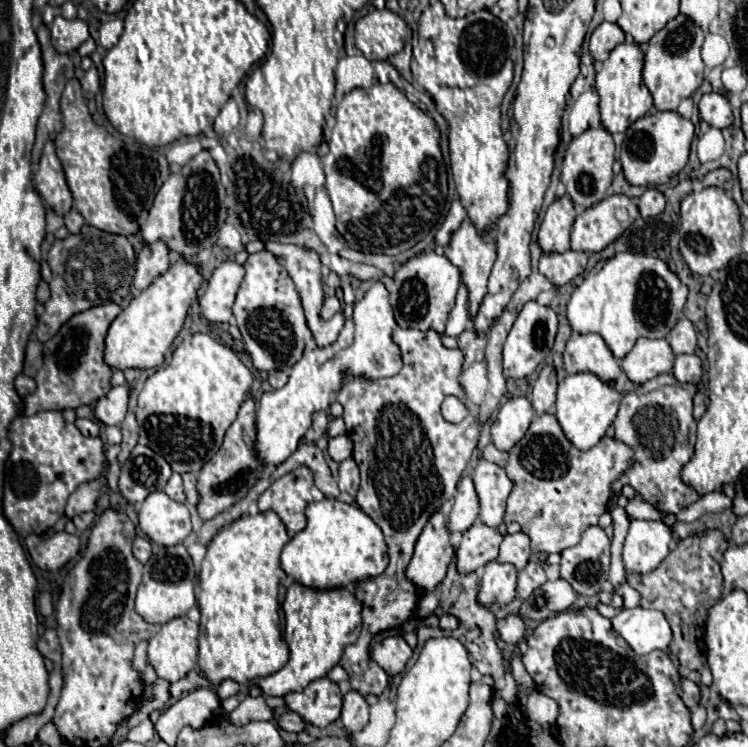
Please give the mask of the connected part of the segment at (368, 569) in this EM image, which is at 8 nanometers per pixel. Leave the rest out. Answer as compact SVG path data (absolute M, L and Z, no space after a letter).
M324 498L306 508L308 524L282 550L282 570L298 584L316 590L346 588L360 580L380 576L388 566L388 546L382 530L360 508Z

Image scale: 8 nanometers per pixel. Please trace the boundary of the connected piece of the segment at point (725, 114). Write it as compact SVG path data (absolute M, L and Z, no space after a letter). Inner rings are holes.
M704 94L698 104L700 116L714 128L728 128L732 124L732 110L724 94Z

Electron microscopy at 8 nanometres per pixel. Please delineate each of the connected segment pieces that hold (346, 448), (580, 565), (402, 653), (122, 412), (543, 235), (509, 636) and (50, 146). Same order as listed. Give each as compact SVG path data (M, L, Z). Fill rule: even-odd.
M342 434L328 440L328 454L334 462L342 462L352 456L352 442L348 434Z
M590 526L582 540L562 552L560 576L584 596L598 594L608 582L610 540L600 526Z
M386 636L372 650L372 658L376 660L376 664L392 676L406 668L410 656L412 656L412 648L402 636Z
M114 386L104 398L96 402L94 414L100 422L120 426L128 410L128 388L126 386Z
M570 196L556 198L542 220L538 242L544 252L566 252L570 248L572 220L576 218L576 208Z
M510 614L510 616L502 618L502 620L498 620L498 632L500 632L500 638L504 642L518 644L526 634L526 624L524 624L522 616Z
M46 142L38 172L34 174L34 188L42 196L48 208L58 216L66 216L72 208L72 194L66 184L60 160L54 152L54 142Z

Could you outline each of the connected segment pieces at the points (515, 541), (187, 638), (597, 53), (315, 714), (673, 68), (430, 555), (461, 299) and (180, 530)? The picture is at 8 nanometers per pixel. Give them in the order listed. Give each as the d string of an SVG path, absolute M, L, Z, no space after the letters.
M524 532L518 534L506 534L502 544L500 544L500 562L510 562L514 564L518 570L524 568L524 564L528 564L530 558L530 540Z
M174 618L166 622L150 640L148 644L148 662L154 666L158 678L168 680L168 682L178 682L184 678L196 664L198 660L198 624L192 622L190 618Z
M602 22L590 36L590 54L594 60L606 60L608 54L624 42L624 30L618 24Z
M320 678L300 692L290 692L284 696L284 706L298 712L308 724L326 728L340 718L342 694L338 684L328 678Z
M684 14L672 18L660 32L656 32L650 38L642 78L654 98L656 110L676 110L678 104L684 98L692 96L696 88L702 84L704 62L700 58L700 48L704 38L706 32L694 20L688 20L688 16Z
M436 512L416 542L414 556L406 568L406 576L422 592L434 592L442 584L446 570L454 558L454 548L448 540L448 528L442 512Z
M462 284L458 290L458 296L456 296L456 306L450 312L444 332L448 336L458 336L460 332L466 330L468 320L470 320L470 316L468 316L468 288L466 288L466 284Z
M152 492L152 496L142 502L138 520L140 530L160 546L180 544L192 532L188 508L164 492Z

